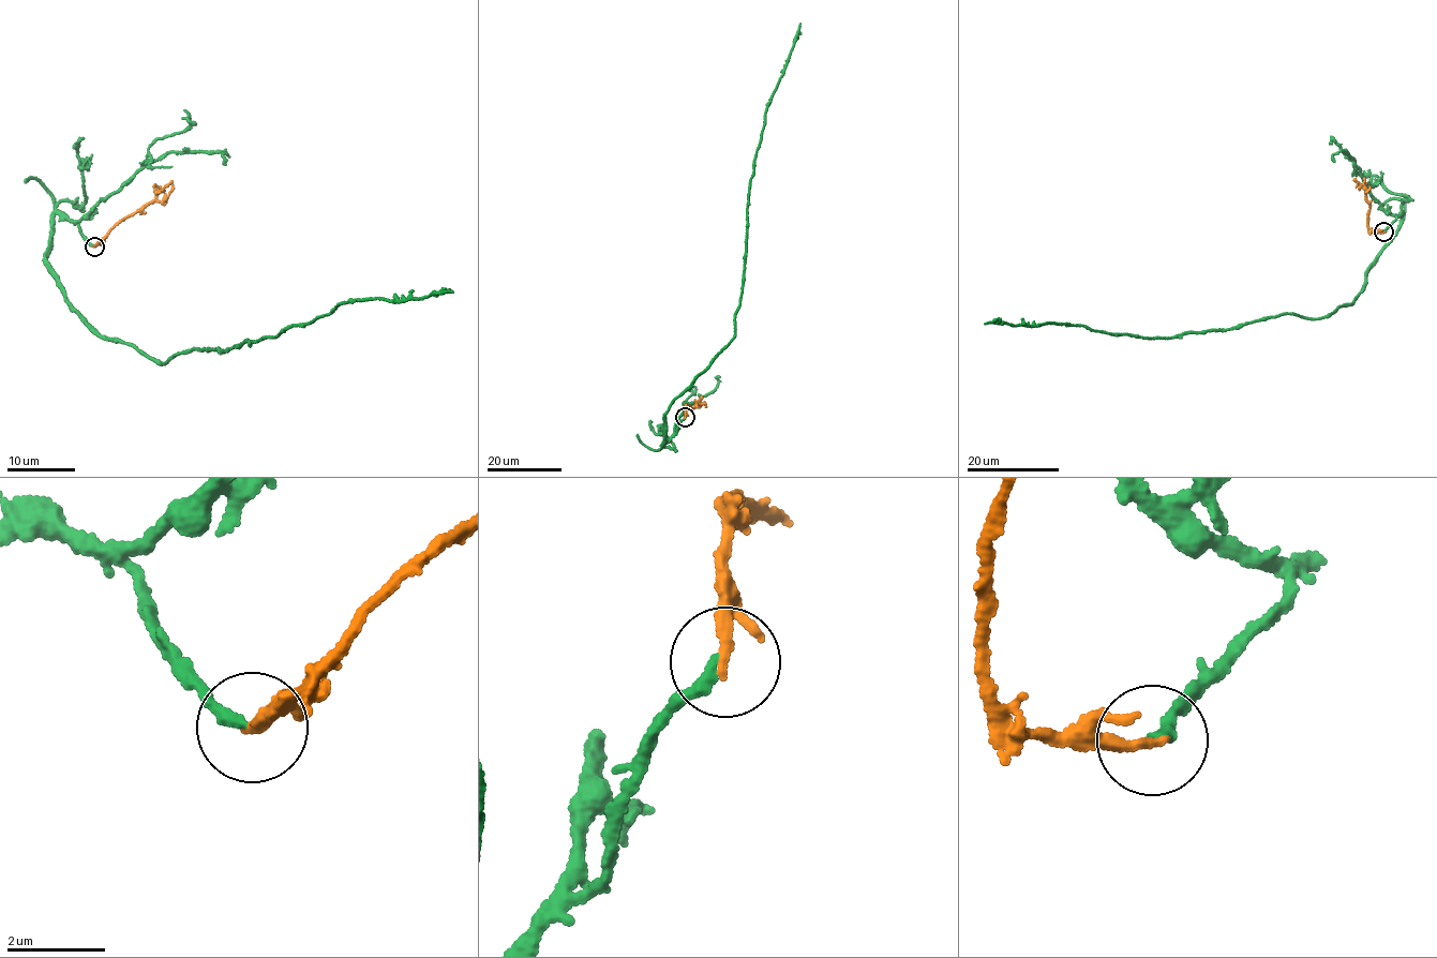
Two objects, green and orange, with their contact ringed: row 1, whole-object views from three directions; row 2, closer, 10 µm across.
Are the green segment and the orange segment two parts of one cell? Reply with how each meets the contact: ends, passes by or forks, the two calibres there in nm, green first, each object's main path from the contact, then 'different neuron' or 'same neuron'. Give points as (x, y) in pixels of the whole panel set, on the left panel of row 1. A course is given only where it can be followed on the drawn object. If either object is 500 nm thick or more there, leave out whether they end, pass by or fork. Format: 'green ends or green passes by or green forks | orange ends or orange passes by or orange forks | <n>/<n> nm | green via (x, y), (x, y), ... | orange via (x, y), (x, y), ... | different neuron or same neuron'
green ends | orange ends | 240/240 nm | green via (93, 247), (54, 216), (46, 267), (64, 302), (164, 363), (274, 337), (350, 299), (453, 293) | orange via (93, 247), (171, 180) | same neuron

